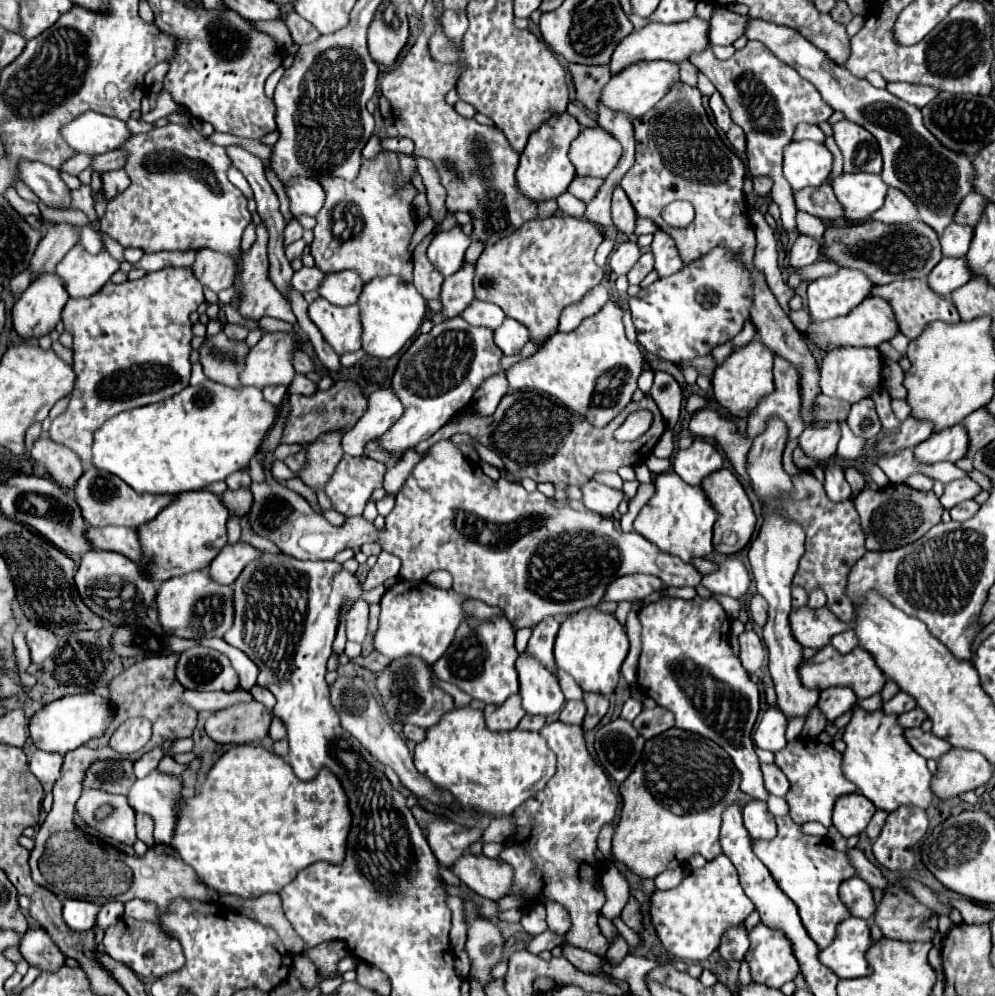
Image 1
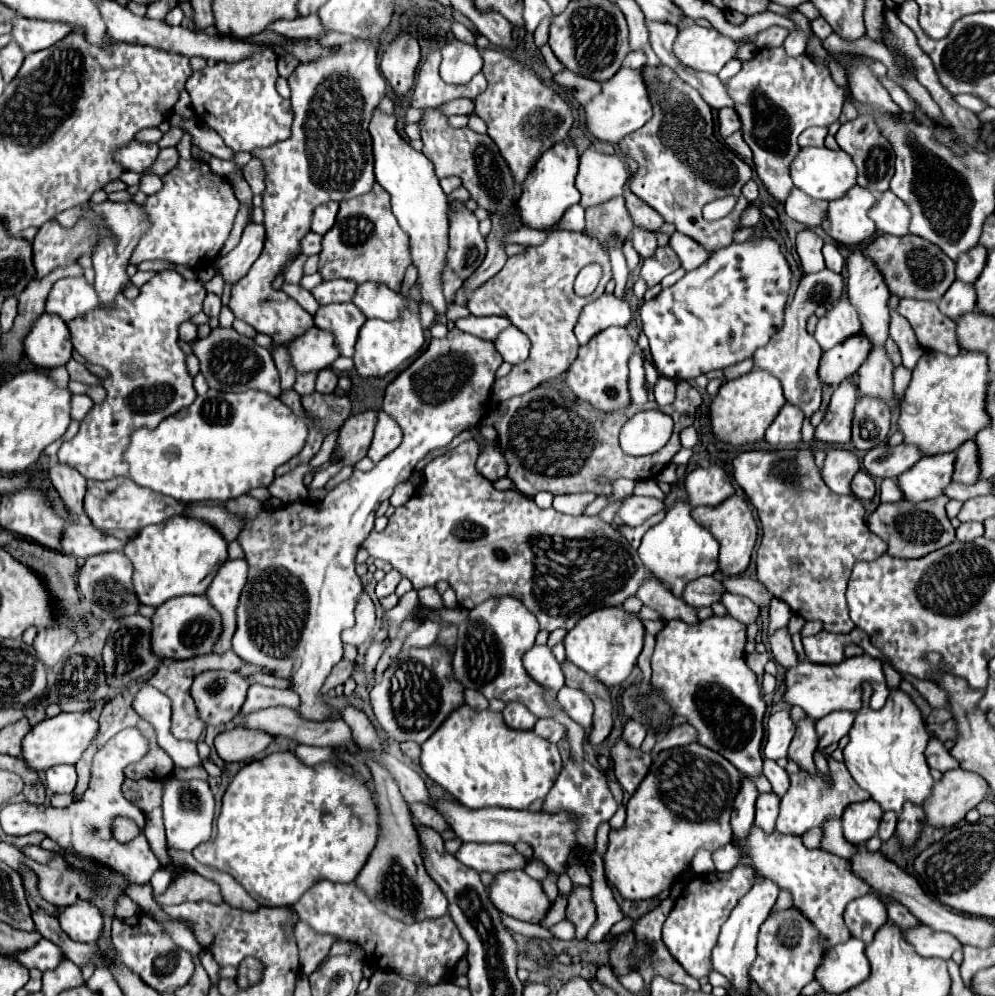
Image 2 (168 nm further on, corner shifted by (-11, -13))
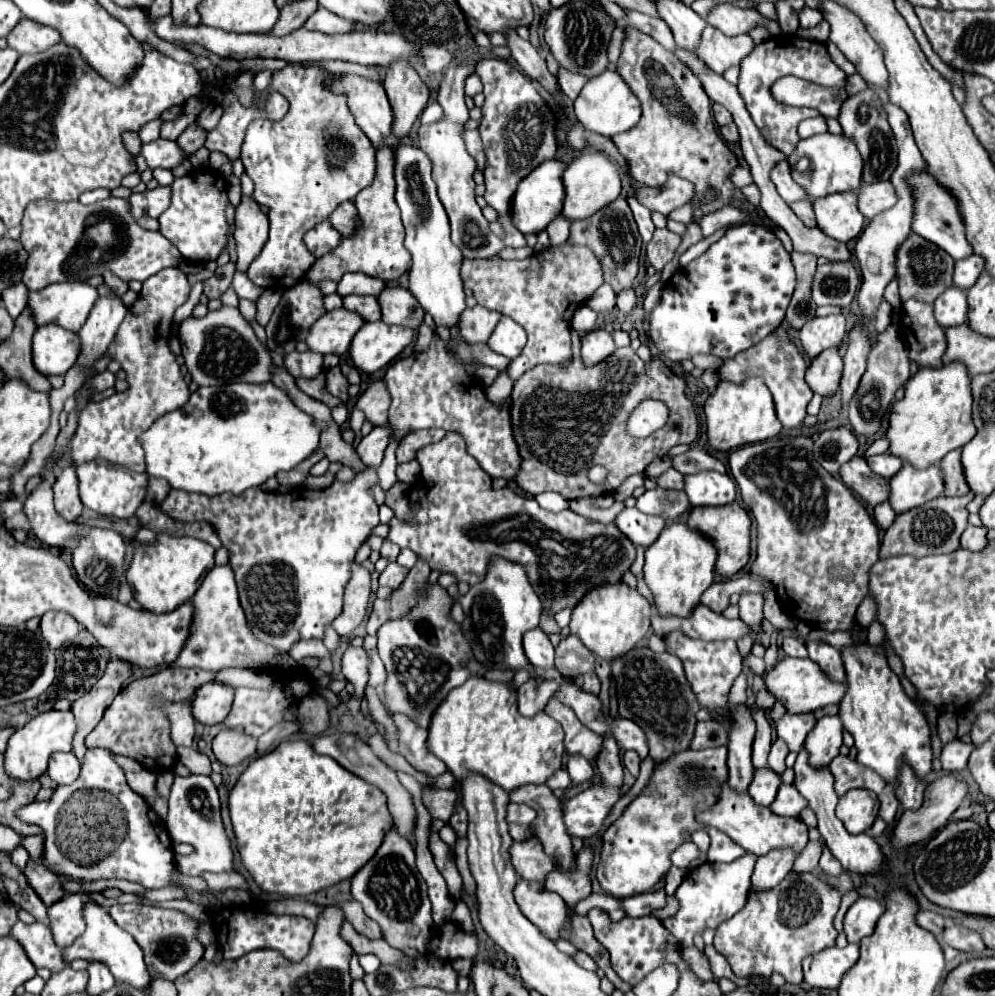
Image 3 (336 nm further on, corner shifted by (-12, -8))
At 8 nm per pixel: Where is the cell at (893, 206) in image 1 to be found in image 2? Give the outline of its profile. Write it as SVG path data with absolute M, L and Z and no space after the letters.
M891 190L881 194L879 202L873 206L869 216L873 218L877 228L885 234L893 234L893 236L909 234L911 212Z

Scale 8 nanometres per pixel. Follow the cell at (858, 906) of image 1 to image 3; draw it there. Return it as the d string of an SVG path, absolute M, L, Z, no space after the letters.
M860 897L846 913L844 933L850 943L858 943L862 937L870 935L876 927L878 917L884 913L884 905L870 897Z

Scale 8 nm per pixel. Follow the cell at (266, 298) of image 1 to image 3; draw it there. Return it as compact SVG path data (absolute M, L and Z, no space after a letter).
M286 65L280 71L272 73L272 83L260 95L266 97L270 91L278 91L290 103L288 113L280 121L256 119L246 129L246 139L242 143L242 163L246 167L248 177L254 181L254 199L260 205L266 205L270 217L270 237L264 243L258 259L254 259L248 267L248 277L254 285L262 289L280 291L288 285L302 281L306 271L312 267L316 257L306 249L304 235L316 223L324 221L338 203L352 201L364 187L368 187L376 173L374 145L356 125L352 113L346 107L344 95L334 95L324 87L324 71L318 67L300 67Z

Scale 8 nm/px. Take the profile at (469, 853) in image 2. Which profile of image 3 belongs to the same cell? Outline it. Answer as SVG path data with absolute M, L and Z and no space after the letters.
M532 837L528 841L514 843L510 849L512 865L516 867L518 875L522 879L532 879L532 881L546 881L546 875L556 871L554 857L544 853L544 847L538 837Z

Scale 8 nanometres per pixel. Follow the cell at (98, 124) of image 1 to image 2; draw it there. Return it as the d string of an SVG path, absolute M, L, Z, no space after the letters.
M131 140L129 144L119 146L113 152L113 160L121 164L125 170L141 174L145 168L153 164L153 160L157 158L157 152L159 152L157 144L145 144L145 142Z

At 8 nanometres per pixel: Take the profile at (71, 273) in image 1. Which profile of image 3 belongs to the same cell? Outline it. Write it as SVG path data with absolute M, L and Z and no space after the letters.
M52 283L42 291L32 291L28 307L34 311L38 327L56 323L76 333L94 307L94 299L98 299L98 291L88 283Z

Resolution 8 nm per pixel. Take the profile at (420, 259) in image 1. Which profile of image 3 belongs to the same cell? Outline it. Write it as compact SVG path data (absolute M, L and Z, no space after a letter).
M568 243L546 249L534 259L526 257L522 261L506 261L496 255L490 259L464 259L460 276L464 287L472 289L476 301L482 307L498 311L500 315L506 315L524 327L528 343L522 349L522 355L518 355L508 367L508 373L514 381L540 363L570 363L572 313L604 283L602 265L596 255L588 247L572 247Z

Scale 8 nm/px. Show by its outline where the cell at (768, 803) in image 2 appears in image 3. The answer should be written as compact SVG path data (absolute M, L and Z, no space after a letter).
M762 767L762 769L754 769L754 779L750 783L750 791L748 795L762 807L768 807L776 793L778 787L782 785L780 775L774 775L774 771L770 771L770 767Z

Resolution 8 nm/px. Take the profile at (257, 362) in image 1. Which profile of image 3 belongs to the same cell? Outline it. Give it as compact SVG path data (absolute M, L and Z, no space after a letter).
M344 307L328 311L314 327L306 339L308 347L318 353L344 355L350 347L352 337L366 321L356 311L346 311Z

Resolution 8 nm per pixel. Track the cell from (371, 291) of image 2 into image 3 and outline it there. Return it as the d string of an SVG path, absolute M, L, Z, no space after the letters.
M386 287L378 299L382 307L382 321L388 325L402 325L416 331L424 321L424 309L408 289Z

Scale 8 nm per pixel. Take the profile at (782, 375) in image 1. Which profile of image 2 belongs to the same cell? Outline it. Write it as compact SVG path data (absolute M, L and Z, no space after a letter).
M821 270L815 274L803 276L799 282L799 288L793 296L793 300L785 306L785 320L783 328L771 336L771 340L757 348L753 354L755 366L771 372L779 378L785 398L789 404L799 406L803 410L803 416L809 418L821 408L821 380L819 380L819 360L821 360L821 346L817 340L813 340L811 334L807 334L805 324L807 318L815 312L817 300L839 300L843 294L843 278L841 274L835 274L831 270Z

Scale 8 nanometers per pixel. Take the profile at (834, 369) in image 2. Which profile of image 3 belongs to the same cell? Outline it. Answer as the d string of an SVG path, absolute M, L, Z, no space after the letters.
M826 349L820 353L806 371L808 387L820 397L832 397L840 387L842 377L842 355L838 349Z

